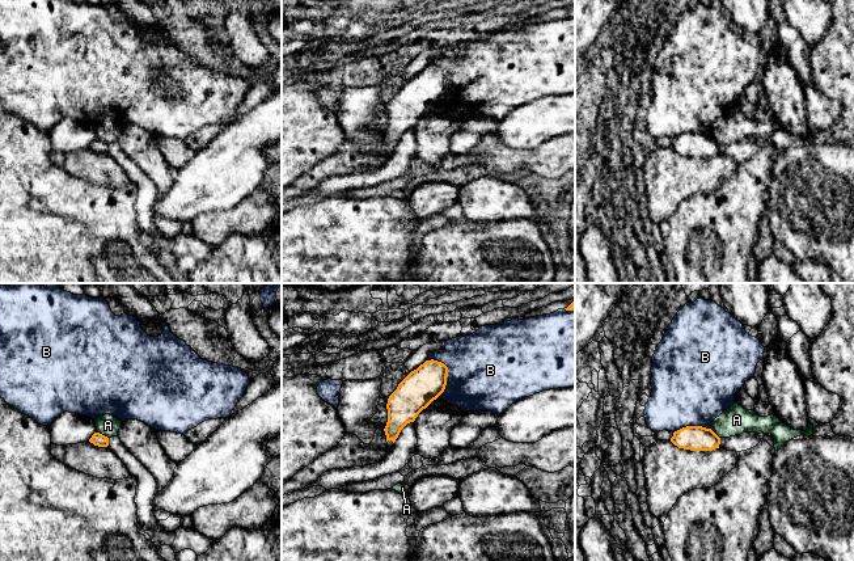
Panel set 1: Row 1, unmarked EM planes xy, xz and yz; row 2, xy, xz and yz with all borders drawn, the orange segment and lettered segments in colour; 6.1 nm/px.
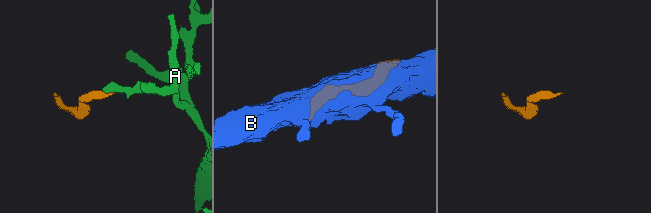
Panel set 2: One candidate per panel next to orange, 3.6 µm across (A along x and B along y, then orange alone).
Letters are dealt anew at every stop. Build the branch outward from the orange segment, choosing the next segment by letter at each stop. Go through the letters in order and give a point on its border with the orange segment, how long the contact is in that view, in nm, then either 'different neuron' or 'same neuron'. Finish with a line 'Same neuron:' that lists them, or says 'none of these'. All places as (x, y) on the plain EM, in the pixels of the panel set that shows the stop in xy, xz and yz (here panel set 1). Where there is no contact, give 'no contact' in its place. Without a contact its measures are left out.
A: meets orange in xy at (101, 140); contact 80 nm long; different neuron
B: meets orange in xz at (447, 83); contact 260 nm long; different neuron
Same neuron: none of these

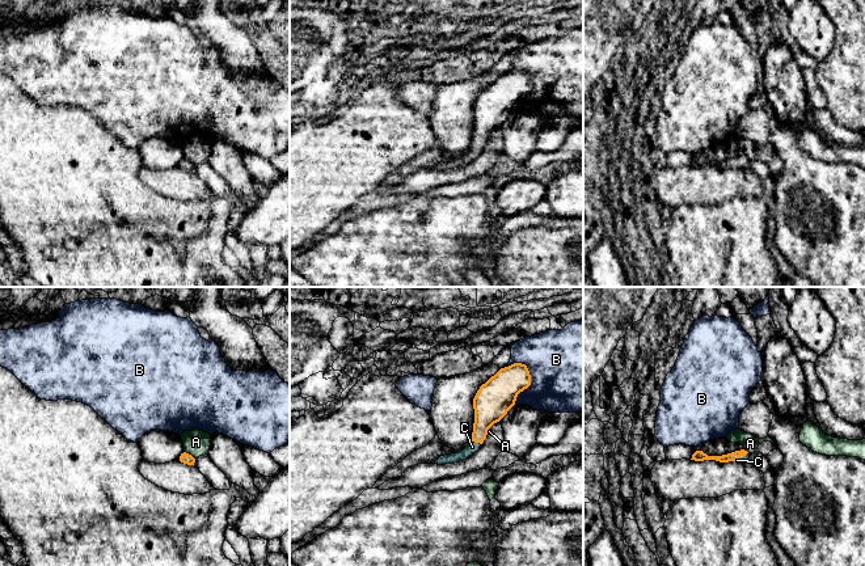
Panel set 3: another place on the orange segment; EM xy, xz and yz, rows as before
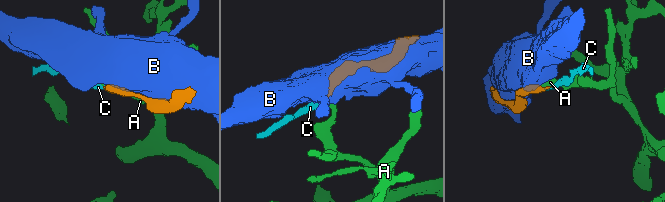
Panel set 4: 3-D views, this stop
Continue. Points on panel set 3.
A: meets orange in xy at (188, 160); contact 90 nm long; different neuron
B: meets orange in xz at (530, 89); contact 260 nm long; different neuron
C: meets orange in xz at (476, 148); contact 70 nm long; same neuron
Same neuron: C

